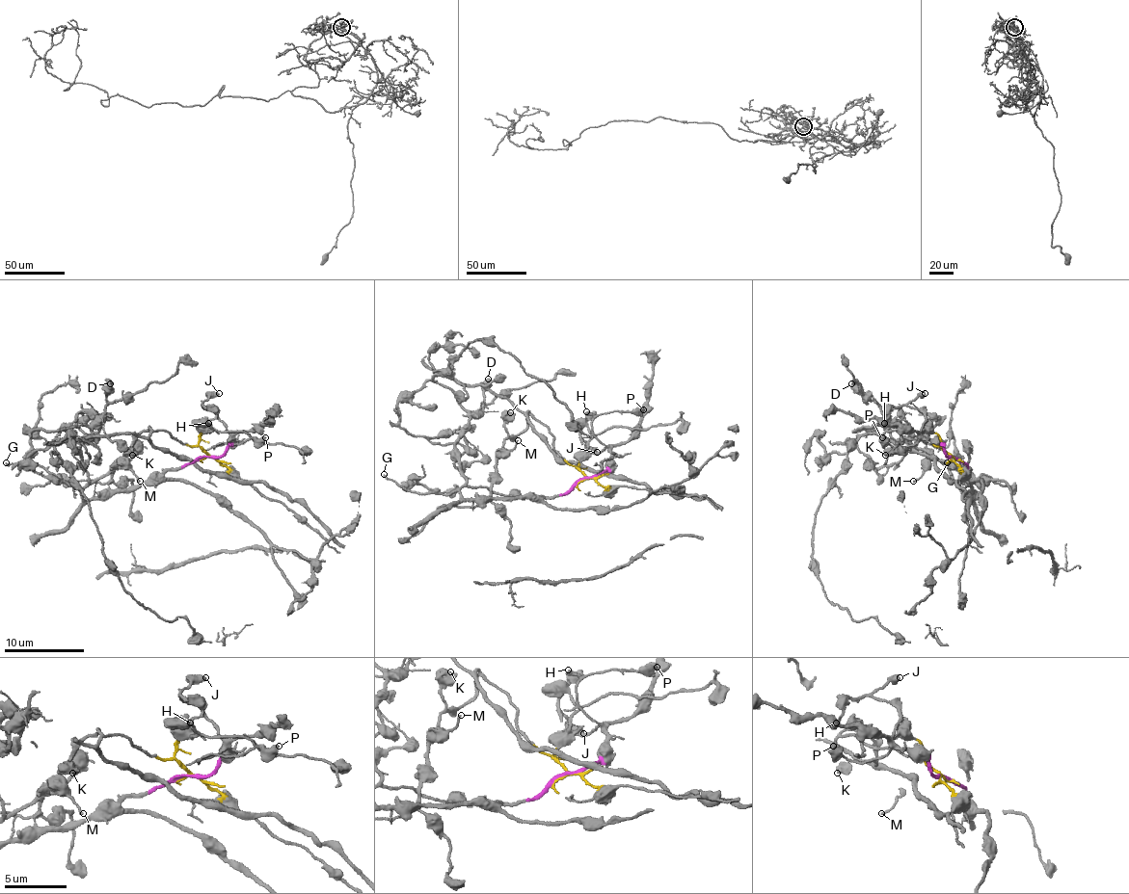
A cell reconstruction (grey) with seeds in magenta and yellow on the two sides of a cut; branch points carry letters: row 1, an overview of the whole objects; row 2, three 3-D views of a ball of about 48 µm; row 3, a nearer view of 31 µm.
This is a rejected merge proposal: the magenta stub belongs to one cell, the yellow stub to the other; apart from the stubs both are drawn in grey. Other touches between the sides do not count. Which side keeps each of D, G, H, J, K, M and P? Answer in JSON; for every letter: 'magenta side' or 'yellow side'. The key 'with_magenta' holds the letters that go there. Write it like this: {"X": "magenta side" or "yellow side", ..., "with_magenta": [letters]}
{"D": "magenta side", "G": "magenta side", "H": "magenta side", "J": "magenta side", "K": "yellow side", "M": "yellow side", "P": "magenta side", "with_magenta": ["D", "G", "H", "J", "P"]}

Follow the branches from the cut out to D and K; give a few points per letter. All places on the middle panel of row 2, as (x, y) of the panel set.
D: (584, 480), (556, 496), (462, 498), (466, 478), (460, 472), (456, 439), (482, 407), (488, 378)
K: (584, 480), (554, 448), (552, 433), (530, 416), (518, 435), (510, 435), (504, 428), (504, 418), (510, 411)

